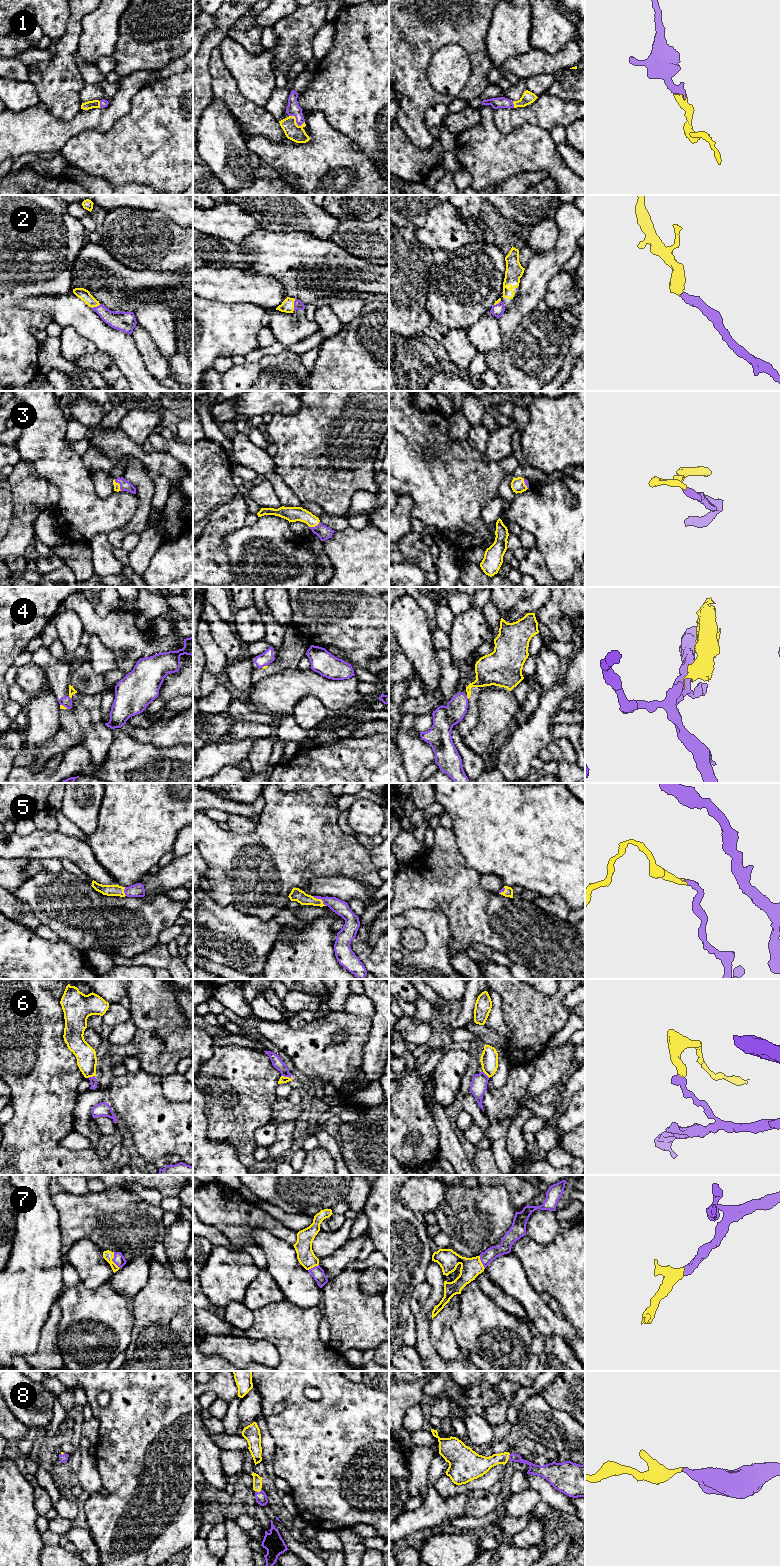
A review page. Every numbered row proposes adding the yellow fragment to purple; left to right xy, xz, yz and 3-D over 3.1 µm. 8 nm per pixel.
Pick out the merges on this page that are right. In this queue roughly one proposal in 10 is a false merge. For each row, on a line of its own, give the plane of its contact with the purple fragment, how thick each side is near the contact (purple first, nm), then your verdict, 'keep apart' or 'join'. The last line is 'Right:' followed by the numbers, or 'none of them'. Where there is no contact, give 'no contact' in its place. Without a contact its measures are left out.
1: meets purple in xz; 110 nm thick on the purple side, 130 nm on the other; join
2: meets purple in xz; 80 nm thick on the purple side, 100 nm on the other; join
3: meets purple in xy; 80 nm thick on the purple side, 50 nm on the other; join
4: meets purple in xy; 90 nm thick on the purple side, 50 nm on the other; keep apart
5: meets purple in xz; 120 nm thick on the purple side, 100 nm on the other; join
6: meets purple in xz; 80 nm thick on the purple side, 50 nm on the other; keep apart
7: meets purple in yz; 100 nm thick on the purple side, 160 nm on the other; join
8: meets purple in xz; 100 nm thick on the purple side, 80 nm on the other; join
Right: 1, 2, 3, 5, 7, 8

